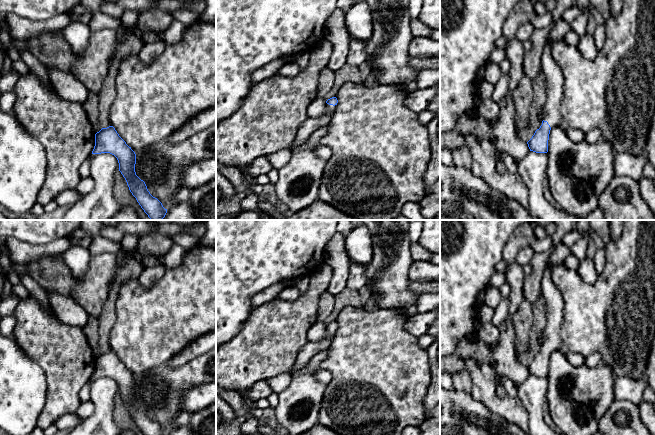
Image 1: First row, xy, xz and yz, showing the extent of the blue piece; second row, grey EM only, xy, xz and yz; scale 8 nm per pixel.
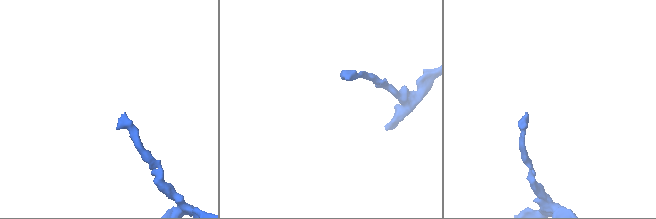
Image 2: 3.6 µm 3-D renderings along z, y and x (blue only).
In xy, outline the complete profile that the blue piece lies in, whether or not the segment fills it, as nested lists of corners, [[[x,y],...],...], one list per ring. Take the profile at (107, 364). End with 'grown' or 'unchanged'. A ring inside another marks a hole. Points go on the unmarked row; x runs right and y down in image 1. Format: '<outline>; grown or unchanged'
[[[113,350],[102,352],[95,358],[92,378],[101,377],[110,377],[117,382],[119,395],[125,402],[130,416],[144,435],[167,435],[162,427],[150,418],[145,406],[136,399],[136,378]]]; unchanged

